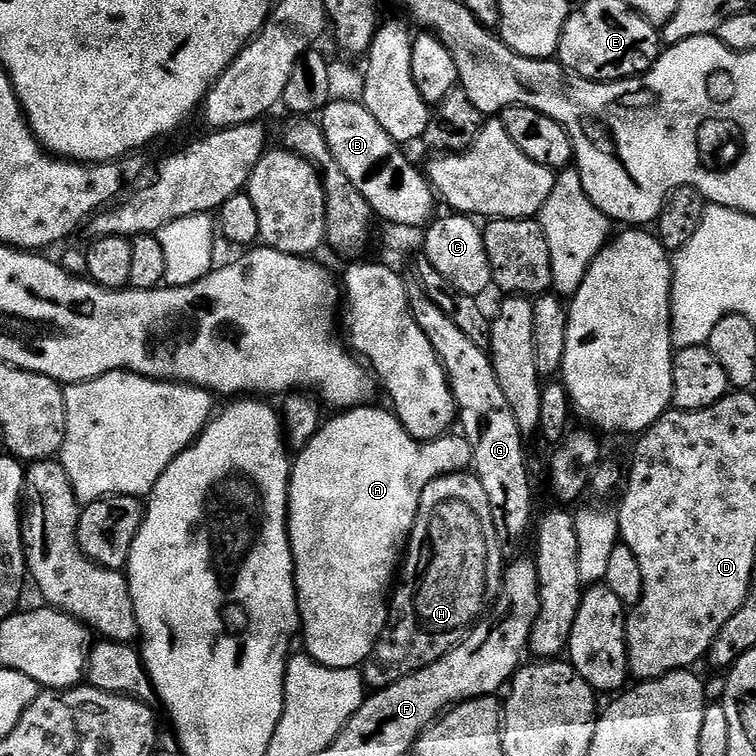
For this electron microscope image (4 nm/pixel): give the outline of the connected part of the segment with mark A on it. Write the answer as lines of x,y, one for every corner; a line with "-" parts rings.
372,407
350,408
333,415
336,417
329,424
327,421
321,426
318,434
310,442
310,446
306,446
295,457
292,465
292,479
288,481
288,541
292,547
292,561
296,567
296,601
300,607
302,640
304,636
304,644
308,647
305,648
307,655
328,668
359,669
368,659
388,624
390,593
393,591
394,581
397,579
398,569
401,567
412,528
416,524
418,506
426,486
430,486
430,482
437,480
439,476
448,476
451,472
463,472
472,468
472,447
464,435
445,434
427,442
416,440
387,407
384,407
385,409

